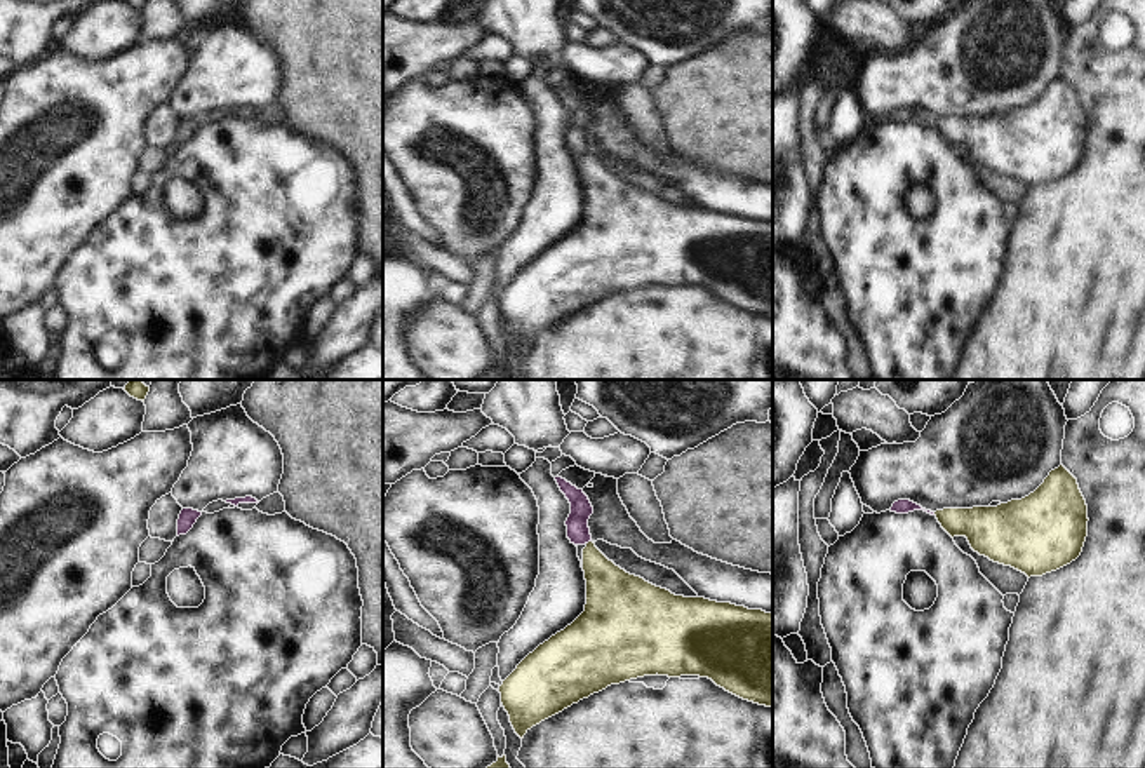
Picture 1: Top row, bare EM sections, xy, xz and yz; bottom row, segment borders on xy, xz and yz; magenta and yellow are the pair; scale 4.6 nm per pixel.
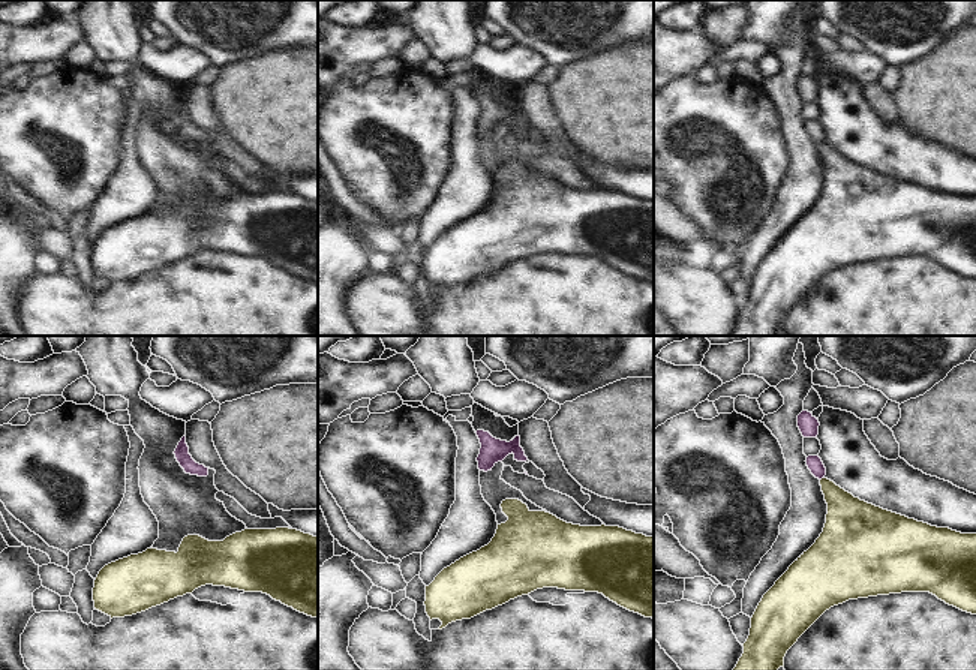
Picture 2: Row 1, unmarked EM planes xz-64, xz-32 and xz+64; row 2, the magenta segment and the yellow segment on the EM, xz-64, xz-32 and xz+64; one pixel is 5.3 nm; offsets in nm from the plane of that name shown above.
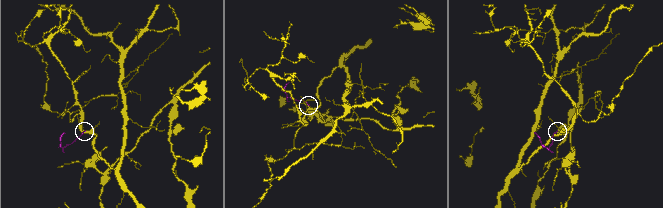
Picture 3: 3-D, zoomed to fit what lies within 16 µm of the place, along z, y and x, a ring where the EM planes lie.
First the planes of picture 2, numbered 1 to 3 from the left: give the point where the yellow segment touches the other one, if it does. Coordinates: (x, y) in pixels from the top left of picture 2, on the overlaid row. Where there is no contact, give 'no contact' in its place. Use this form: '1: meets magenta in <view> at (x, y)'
1: no contact
2: no contact
3: meets magenta in xz+64 at (822, 477)

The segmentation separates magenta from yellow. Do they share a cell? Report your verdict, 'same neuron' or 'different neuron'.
different neuron

